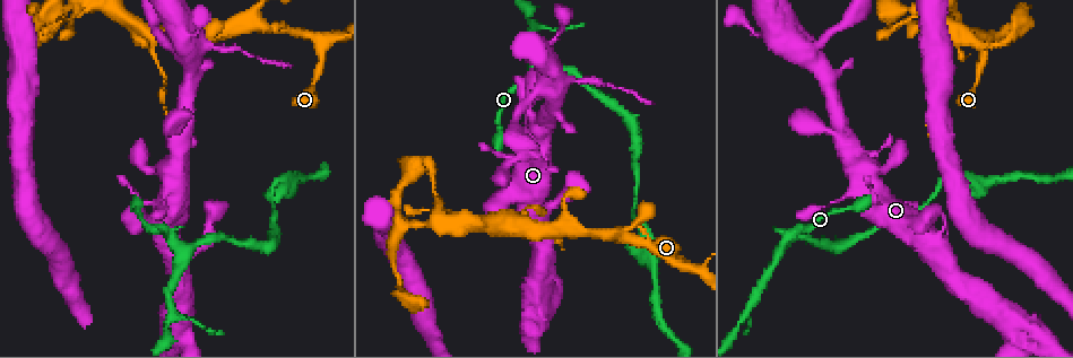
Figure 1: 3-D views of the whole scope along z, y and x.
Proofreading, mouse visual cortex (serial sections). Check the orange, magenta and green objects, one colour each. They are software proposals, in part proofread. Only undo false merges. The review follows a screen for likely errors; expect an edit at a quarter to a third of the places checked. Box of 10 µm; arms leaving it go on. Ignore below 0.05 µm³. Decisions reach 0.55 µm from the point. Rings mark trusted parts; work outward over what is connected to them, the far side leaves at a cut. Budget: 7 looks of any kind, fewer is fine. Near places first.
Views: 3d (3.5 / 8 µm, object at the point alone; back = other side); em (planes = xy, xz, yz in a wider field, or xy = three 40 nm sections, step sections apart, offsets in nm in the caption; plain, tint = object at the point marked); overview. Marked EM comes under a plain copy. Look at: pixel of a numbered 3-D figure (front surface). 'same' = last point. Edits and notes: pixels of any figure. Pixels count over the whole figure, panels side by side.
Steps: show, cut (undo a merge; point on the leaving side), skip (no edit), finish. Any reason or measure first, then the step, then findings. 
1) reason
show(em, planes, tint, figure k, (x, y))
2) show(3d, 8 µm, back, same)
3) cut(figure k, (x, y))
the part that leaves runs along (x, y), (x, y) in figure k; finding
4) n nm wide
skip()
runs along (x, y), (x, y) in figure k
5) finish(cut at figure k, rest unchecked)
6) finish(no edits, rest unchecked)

sudden change in width
show(3d, 3.5 µm, figure 1, (540, 90))

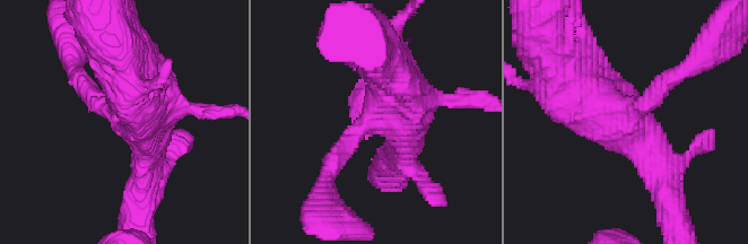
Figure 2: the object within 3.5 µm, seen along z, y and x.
show(em, xy, step 1, tint, figure 2, (627, 113))

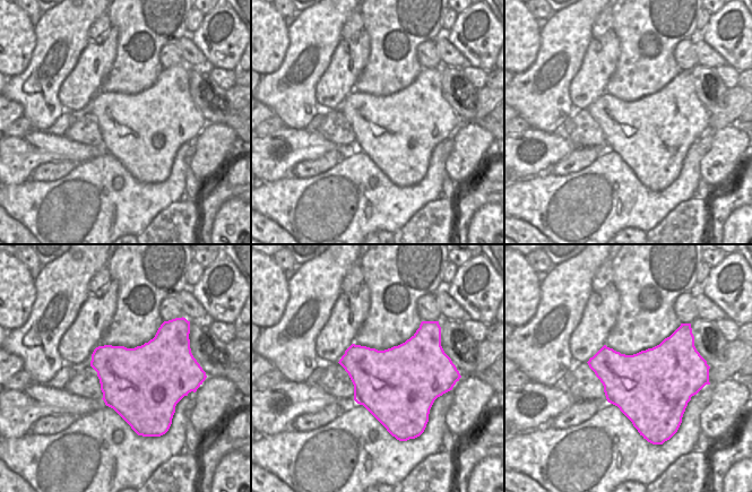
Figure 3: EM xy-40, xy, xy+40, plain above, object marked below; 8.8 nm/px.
skip()
runs along (664, 185), (618, 110), (575, 88) in figure 2; continuous, no second cell

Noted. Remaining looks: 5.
a fork
show(3d, 3.5 µm, figure 1, (179, 246))

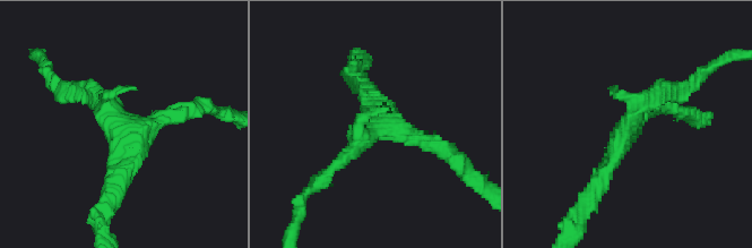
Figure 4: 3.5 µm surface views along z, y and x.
need the tissue
show(em, xy, step 5, tint, figure 4, (376, 128))

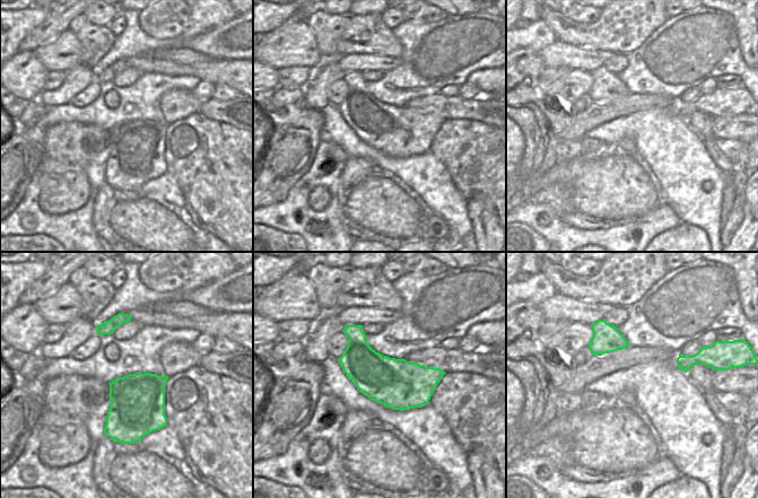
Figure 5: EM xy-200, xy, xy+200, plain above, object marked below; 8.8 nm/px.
another direction
show(em, planes, tint, same)

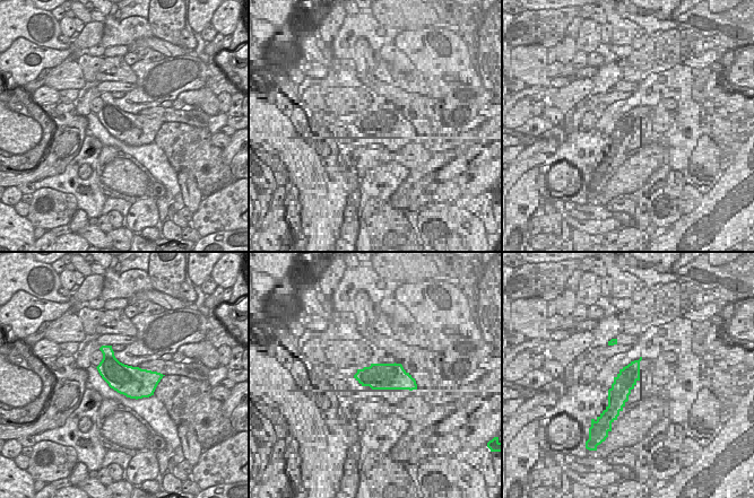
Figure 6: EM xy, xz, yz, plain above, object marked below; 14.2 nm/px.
440 nm wide
skip()
runs along (328, 173), (373, 129), (446, 150) in figure 4; all the same cell

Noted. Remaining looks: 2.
show(3d, 3.5 µm, back, figure 1, (519, 221))

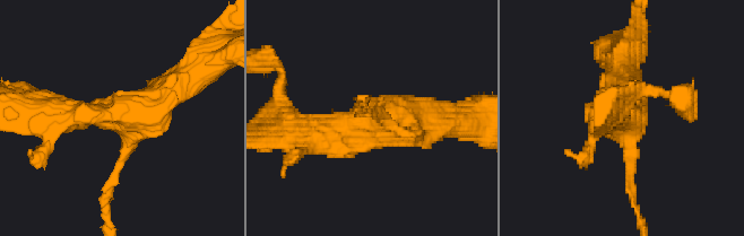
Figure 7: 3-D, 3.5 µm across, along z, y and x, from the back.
3 arms; arms of 150, 400, 400 nm; now the EM
show(em, planes, tint, figure 7, (120, 116))

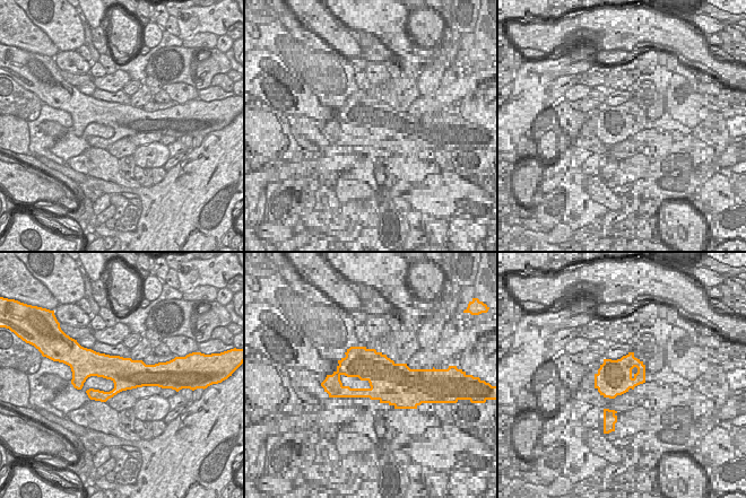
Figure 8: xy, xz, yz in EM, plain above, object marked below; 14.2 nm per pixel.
440 nm wide
skip()
runs along (46, 111), (119, 114), (186, 76) in figure 7; all the same cell

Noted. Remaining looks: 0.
finish(no edits, rest unchecked)

